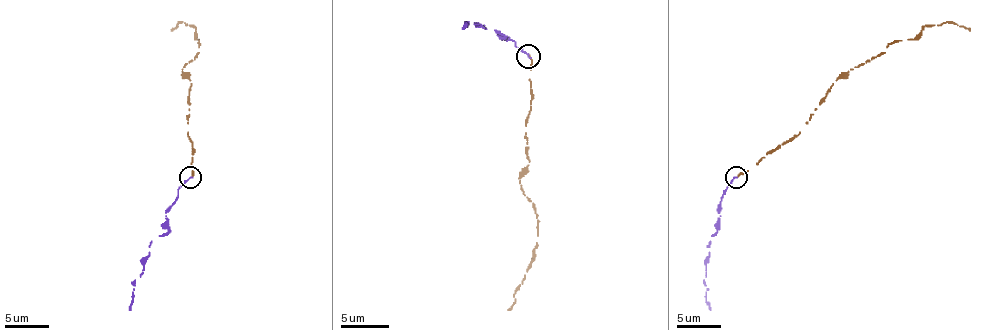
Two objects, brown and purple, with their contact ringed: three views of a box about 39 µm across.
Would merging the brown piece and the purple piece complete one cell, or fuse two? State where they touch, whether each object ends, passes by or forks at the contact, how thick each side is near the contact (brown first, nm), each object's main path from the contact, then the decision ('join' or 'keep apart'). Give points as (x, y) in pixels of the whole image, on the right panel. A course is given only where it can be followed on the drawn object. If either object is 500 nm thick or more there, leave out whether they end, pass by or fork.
place (736, 177); brown ends; purple ends; calibres 170 and 170 nm; course brown (735, 177), (792, 139), (850, 68), (885, 53), (889, 44), (912, 40), (927, 24), (953, 22), (969, 31); course purple (735, 177), (720, 203), (717, 232), (709, 245), (704, 280), (706, 305), (711, 309); keep apart

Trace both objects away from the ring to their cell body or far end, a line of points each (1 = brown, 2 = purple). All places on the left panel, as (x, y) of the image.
1: (192, 177), (187, 119), (192, 84), (183, 66), (198, 53), (198, 40), (192, 24), (178, 22), (172, 31)
2: (189, 177), (178, 188), (174, 203), (165, 212), (167, 232), (150, 245), (143, 274), (134, 280), (130, 309)

